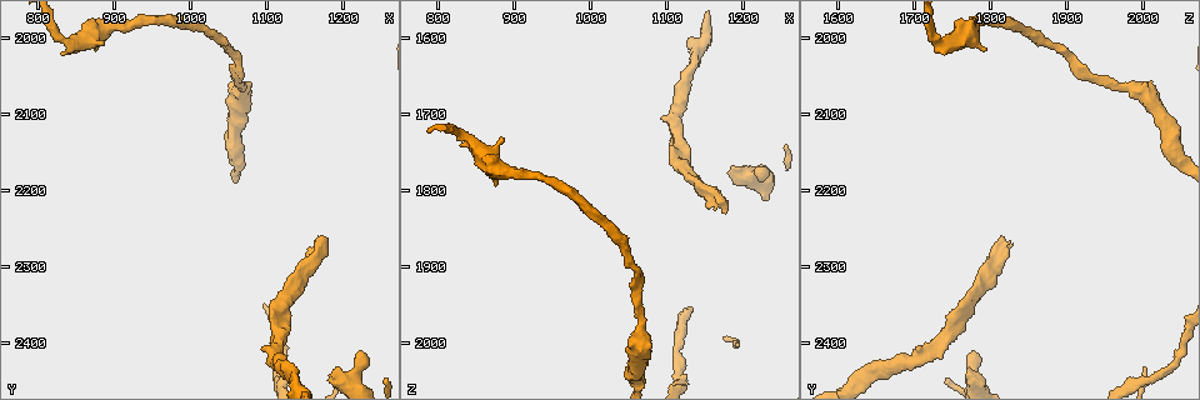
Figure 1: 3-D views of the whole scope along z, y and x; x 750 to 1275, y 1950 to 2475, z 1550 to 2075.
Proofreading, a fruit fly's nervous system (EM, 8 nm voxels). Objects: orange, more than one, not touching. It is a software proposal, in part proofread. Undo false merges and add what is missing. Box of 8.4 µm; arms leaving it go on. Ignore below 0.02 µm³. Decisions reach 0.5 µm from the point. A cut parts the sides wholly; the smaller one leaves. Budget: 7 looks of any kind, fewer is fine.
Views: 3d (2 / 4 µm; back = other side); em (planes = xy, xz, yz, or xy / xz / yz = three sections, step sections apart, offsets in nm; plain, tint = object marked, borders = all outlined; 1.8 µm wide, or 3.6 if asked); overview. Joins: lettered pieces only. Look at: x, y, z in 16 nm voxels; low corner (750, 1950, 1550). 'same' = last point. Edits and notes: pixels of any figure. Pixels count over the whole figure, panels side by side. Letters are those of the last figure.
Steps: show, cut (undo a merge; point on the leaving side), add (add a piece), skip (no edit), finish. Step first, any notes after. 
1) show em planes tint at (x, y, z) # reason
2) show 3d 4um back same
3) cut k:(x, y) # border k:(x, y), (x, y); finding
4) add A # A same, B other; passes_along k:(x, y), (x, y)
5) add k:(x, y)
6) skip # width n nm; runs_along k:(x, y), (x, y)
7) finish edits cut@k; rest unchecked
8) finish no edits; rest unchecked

show 3d 4um at (1065, 2060, 1980) # thick turns thin

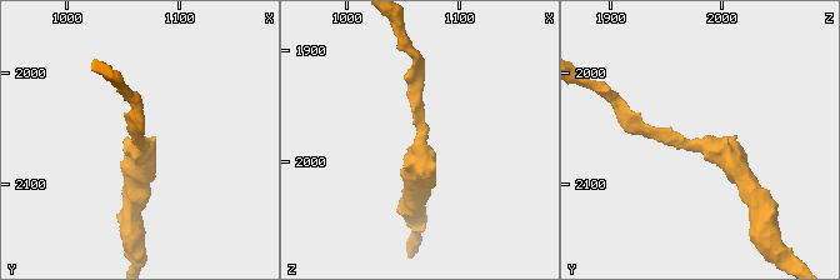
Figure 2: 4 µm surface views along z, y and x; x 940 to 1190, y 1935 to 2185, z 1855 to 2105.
show em planes tint at (1068, 2064, 1976) # arm_widths 170, 360 nm

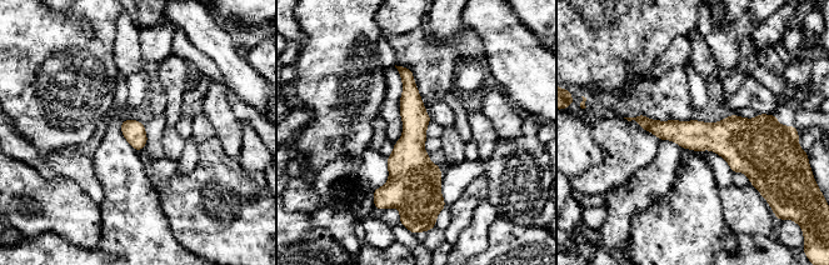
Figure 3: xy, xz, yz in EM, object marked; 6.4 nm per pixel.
show em planes borders same

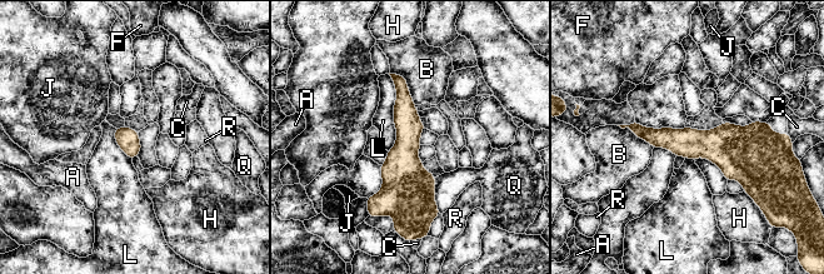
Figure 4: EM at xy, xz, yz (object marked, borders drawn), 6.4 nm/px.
skip # A other, B other, C other, F other, H other, J other, L other, Q other, R other; all the same cell

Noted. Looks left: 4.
show em planes borders at (890, 1980, 1780) # thick turns thin

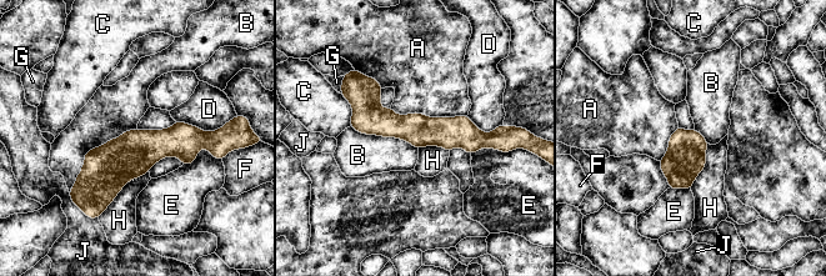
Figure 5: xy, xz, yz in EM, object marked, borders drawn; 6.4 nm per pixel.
skip # longest_contact B 600 nm; A other, B other, C other, D other, E other, F other, G other, H other, J other; runs_along 5:(351, 99), (379, 121), (490, 144); all the same cell

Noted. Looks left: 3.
show 3d 4um at (1185, 2440, 1770) # stops while still wide

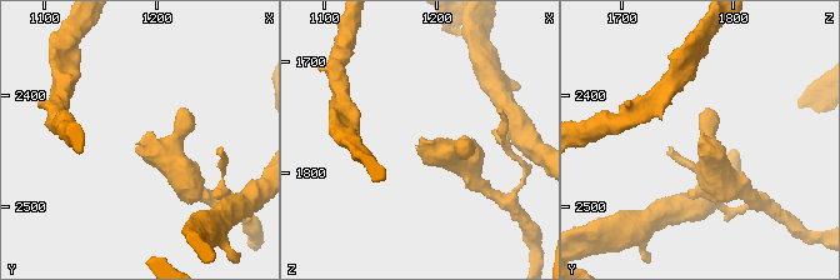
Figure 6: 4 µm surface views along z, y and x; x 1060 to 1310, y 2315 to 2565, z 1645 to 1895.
show em xy step 16 borders at (1188, 2438, 1772)

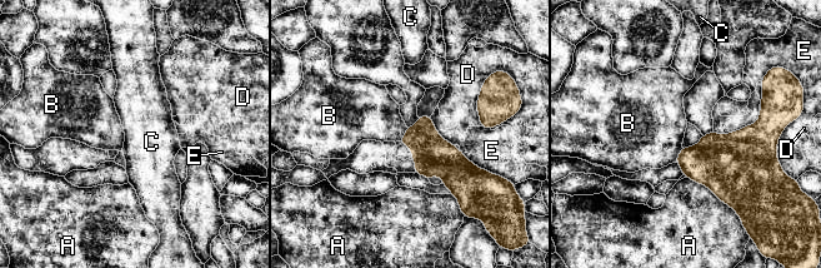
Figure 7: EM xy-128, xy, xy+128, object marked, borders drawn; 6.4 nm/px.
skip # longest_contact A 340 nm; A other, B other, C other, D other, E other; border 7:(682, 148), (675, 162); none of them fits

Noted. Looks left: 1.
finish no edits; rest unchecked

